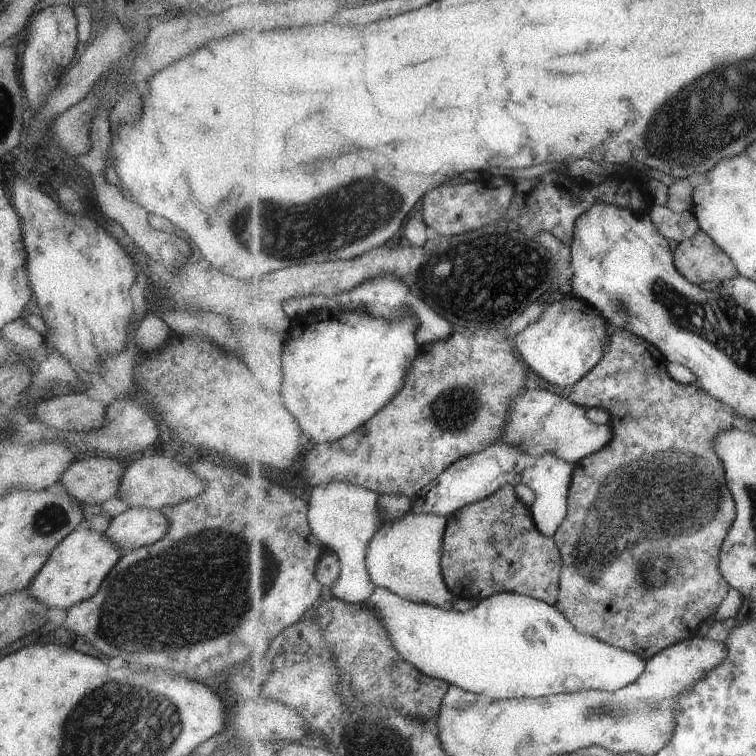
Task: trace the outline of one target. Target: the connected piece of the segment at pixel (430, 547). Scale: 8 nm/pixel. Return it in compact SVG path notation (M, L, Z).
M410 511L397 520L385 521L384 524L375 532L375 536L371 538L369 548L367 548L367 568L371 580L378 587L385 587L407 600L425 600L431 602L435 606L441 608L451 608L455 594L447 590L447 584L443 580L441 568L441 559L443 556L443 541L445 538L445 530L449 526L449 517L443 514L417 514Z

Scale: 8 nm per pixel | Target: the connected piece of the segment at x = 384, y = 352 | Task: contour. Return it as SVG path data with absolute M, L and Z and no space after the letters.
M338 308L322 309L296 317L289 323L290 333L283 356L285 384L283 396L287 408L299 418L304 436L320 444L331 444L353 434L359 426L395 398L405 386L407 374L421 351L418 338L418 316L411 308L399 308L393 318L381 318L367 312L351 312Z

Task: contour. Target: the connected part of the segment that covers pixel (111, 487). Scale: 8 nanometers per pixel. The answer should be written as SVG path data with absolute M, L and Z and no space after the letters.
M102 454L80 455L61 474L59 482L78 503L101 504L117 497L124 461Z

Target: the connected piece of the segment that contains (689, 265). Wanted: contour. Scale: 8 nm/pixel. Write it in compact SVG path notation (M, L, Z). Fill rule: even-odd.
M702 229L678 244L674 261L679 272L695 284L721 284L741 276L730 255Z

